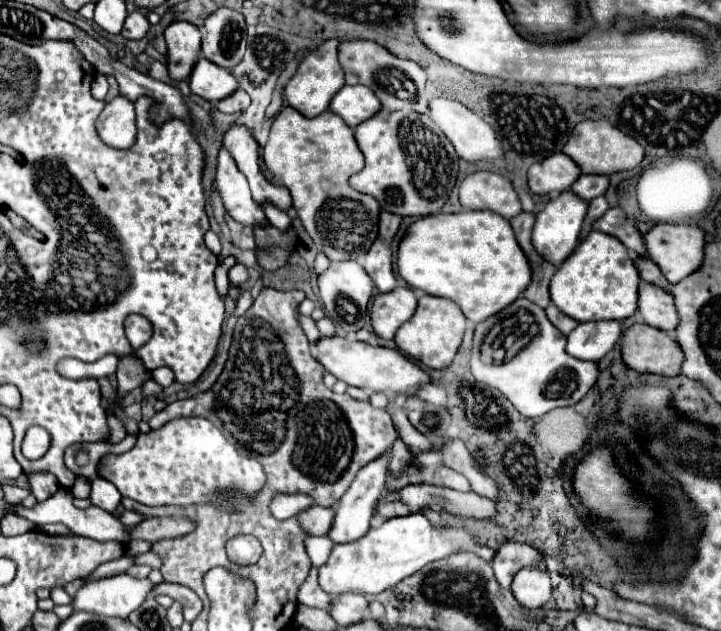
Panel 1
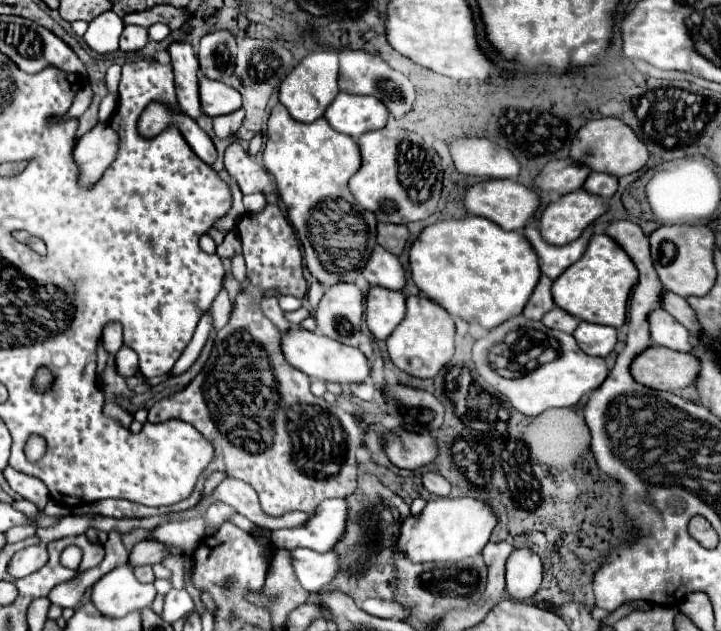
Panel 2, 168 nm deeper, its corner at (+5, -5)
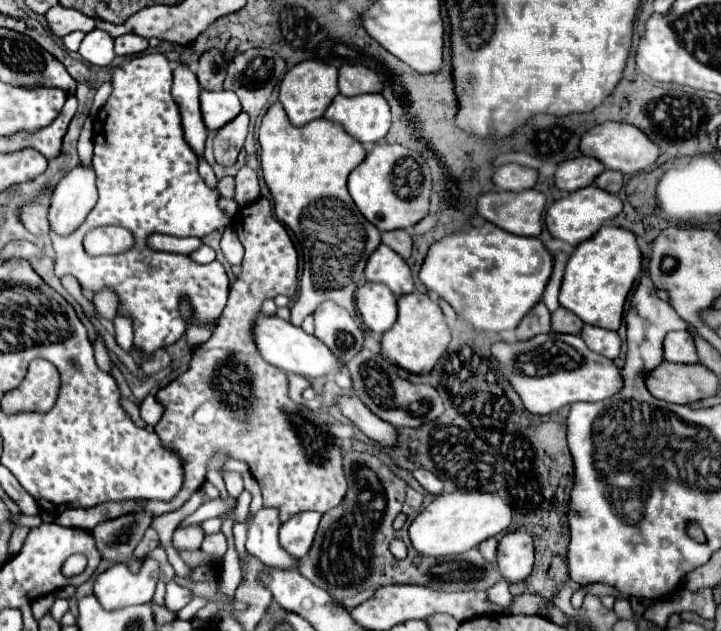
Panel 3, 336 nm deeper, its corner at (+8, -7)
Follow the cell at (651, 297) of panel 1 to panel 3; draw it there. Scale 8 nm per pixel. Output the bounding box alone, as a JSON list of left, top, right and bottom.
[664,331,698,363]

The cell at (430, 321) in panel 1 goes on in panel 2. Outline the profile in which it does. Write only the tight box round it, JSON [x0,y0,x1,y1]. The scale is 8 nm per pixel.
[387,297,455,377]

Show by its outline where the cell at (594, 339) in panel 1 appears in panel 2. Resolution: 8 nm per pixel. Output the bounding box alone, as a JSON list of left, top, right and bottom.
[573,323,617,357]

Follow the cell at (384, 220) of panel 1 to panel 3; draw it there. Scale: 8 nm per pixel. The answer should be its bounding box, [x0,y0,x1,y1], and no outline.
[382,229,412,259]

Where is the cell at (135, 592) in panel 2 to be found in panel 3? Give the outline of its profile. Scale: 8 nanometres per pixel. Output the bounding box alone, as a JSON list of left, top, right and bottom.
[94,559,158,611]

